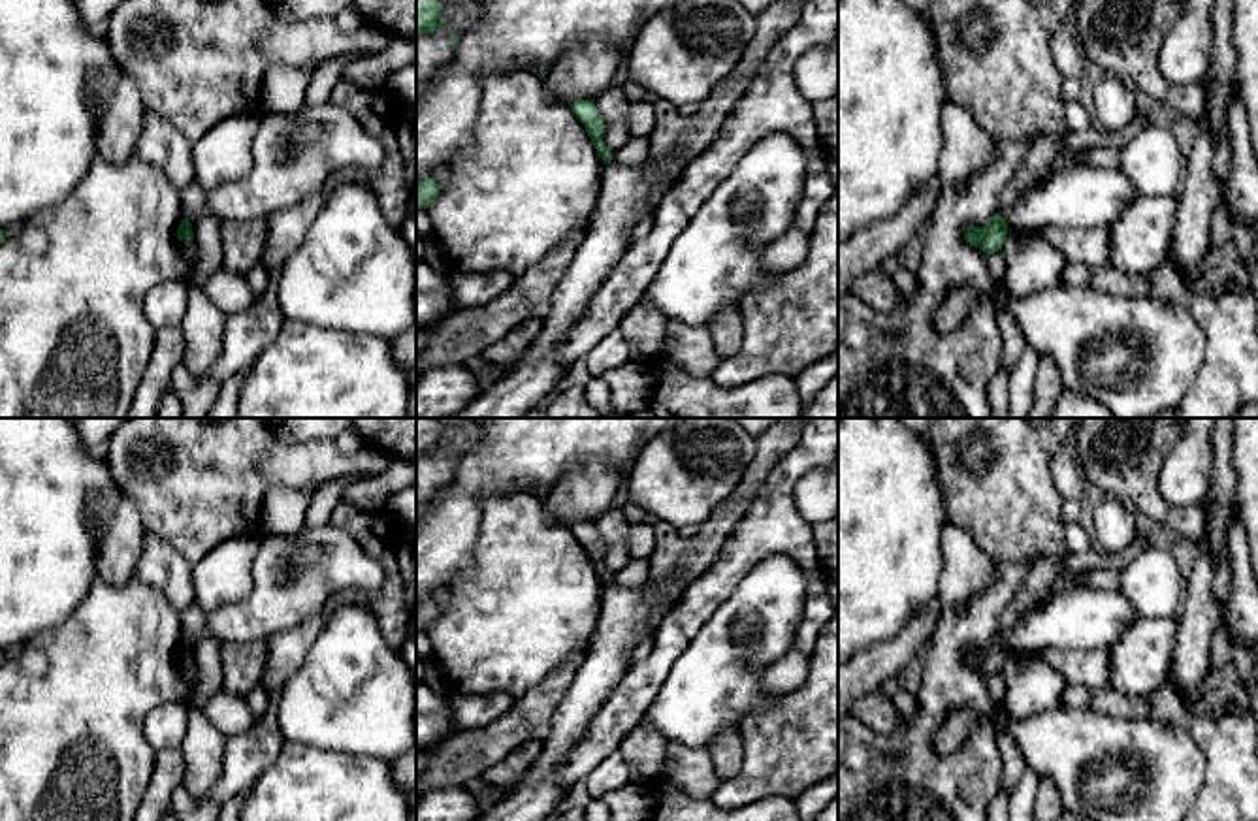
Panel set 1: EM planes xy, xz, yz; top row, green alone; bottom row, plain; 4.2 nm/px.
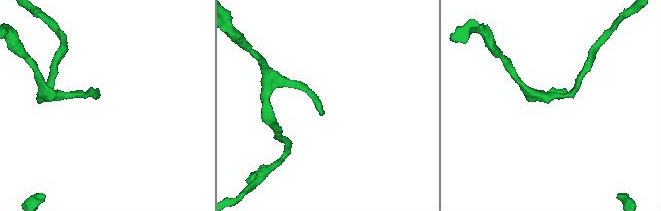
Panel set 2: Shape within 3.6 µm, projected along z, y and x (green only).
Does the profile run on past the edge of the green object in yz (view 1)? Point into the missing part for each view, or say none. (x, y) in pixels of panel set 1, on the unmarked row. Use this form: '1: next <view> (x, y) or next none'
1: next none

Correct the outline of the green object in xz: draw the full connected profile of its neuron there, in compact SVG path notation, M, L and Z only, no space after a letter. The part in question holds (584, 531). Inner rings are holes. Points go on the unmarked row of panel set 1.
M574 522L571 525L571 533L576 537L576 540L584 546L589 561L593 563L599 578L603 584L612 582L612 572L603 563L603 540L595 529L595 522Z

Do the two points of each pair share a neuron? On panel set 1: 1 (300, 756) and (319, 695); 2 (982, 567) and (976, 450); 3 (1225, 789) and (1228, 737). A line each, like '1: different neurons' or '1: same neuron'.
1: different neurons
2: different neurons
3: same neuron

